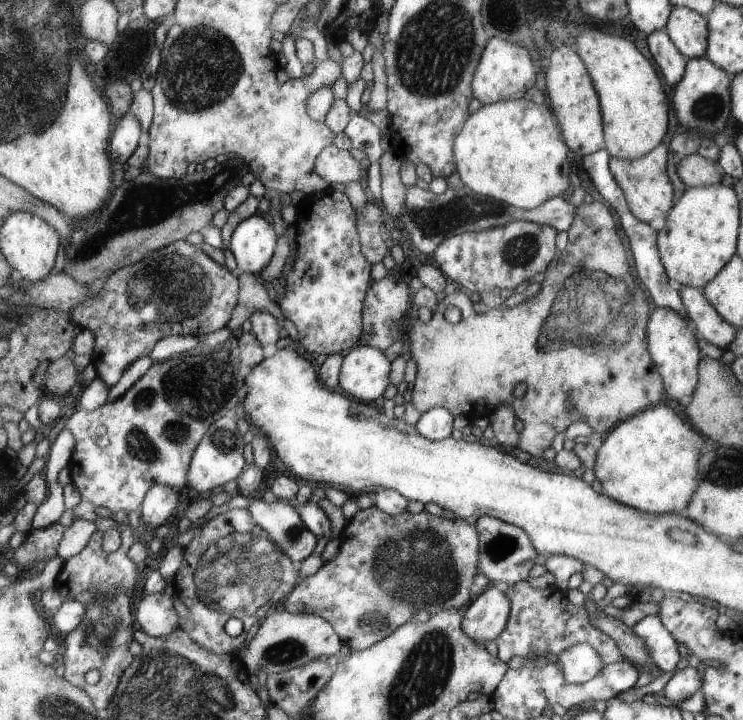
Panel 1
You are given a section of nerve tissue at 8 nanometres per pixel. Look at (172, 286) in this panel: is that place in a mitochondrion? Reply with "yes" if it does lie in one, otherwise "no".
yes

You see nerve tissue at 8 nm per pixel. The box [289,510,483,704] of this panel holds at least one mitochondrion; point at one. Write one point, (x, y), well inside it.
(428, 577)

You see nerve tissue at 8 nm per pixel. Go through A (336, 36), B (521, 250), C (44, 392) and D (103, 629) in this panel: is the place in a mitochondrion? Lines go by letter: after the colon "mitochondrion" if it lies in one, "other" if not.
A: other
B: mitochondrion
C: other
D: mitochondrion

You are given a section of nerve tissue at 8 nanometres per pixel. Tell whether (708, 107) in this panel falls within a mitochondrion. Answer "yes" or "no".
yes

